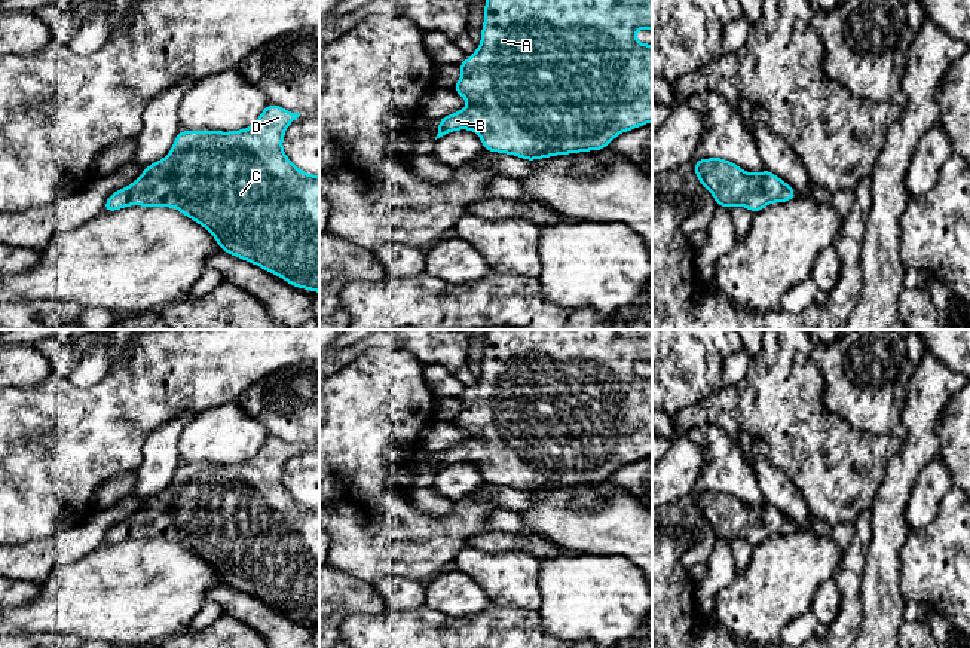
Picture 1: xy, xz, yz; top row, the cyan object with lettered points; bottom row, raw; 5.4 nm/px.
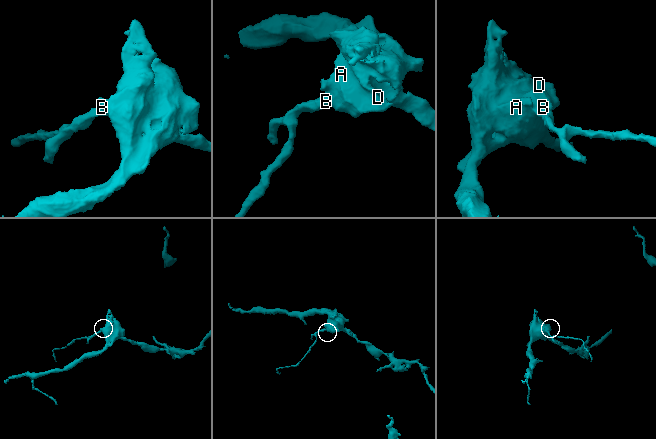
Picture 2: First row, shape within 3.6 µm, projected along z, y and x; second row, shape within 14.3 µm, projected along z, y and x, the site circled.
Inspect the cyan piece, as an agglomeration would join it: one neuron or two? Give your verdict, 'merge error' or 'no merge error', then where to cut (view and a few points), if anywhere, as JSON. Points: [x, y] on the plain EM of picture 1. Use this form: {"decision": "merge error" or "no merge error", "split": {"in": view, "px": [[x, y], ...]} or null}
{"decision": "no merge error", "split": null}

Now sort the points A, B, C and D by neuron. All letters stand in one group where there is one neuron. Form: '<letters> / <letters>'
A B C D

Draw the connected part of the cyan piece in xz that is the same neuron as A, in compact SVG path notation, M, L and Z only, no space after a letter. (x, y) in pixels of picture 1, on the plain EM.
M487 330L484 337L481 378L471 392L459 397L462 410L453 421L468 432L468 440L440 452L435 473L456 462L471 462L480 468L484 483L535 493L554 487L602 483L621 465L652 455L652 378L639 376L634 370L637 361L652 364L652 330Z

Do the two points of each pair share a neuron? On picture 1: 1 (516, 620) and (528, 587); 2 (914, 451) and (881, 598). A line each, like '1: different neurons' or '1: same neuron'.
1: different neurons
2: same neuron

